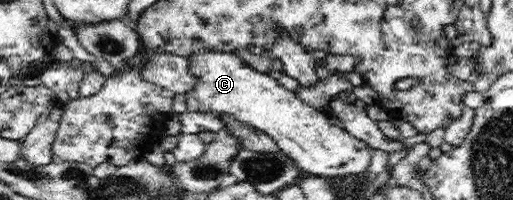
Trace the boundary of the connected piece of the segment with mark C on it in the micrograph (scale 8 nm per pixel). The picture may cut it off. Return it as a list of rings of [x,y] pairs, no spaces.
[[[206,49],[204,53],[188,55],[187,62],[191,76],[196,80],[194,87],[185,94],[190,112],[217,113],[219,116],[234,117],[234,120],[264,132],[276,142],[282,152],[295,161],[295,165],[302,171],[303,175],[317,175],[318,177],[328,177],[331,180],[333,177],[362,175],[367,171],[371,162],[371,147],[368,144],[344,129],[340,129],[336,125],[330,125],[328,116],[324,117],[323,110],[310,107],[304,101],[298,99],[294,92],[282,87],[278,80],[250,68],[234,53]]]

